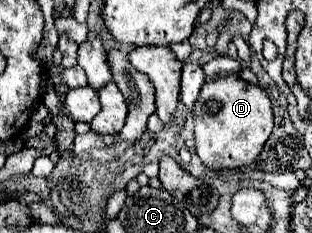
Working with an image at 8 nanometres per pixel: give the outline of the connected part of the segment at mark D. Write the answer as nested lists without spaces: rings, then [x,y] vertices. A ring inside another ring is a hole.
[[[235,76],[215,78],[203,84],[203,90],[193,106],[195,116],[195,146],[201,162],[213,170],[239,168],[251,164],[263,144],[271,136],[273,112],[267,94],[249,82]]]

